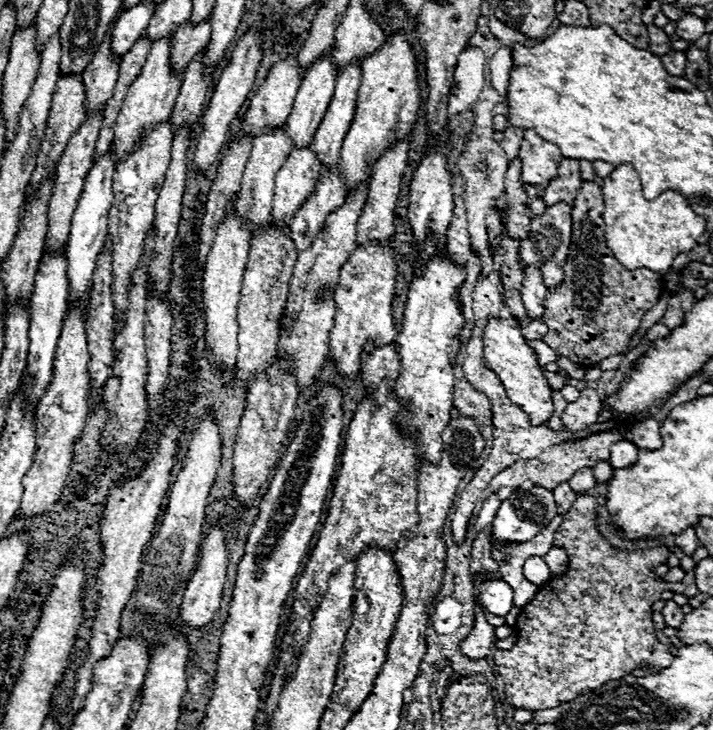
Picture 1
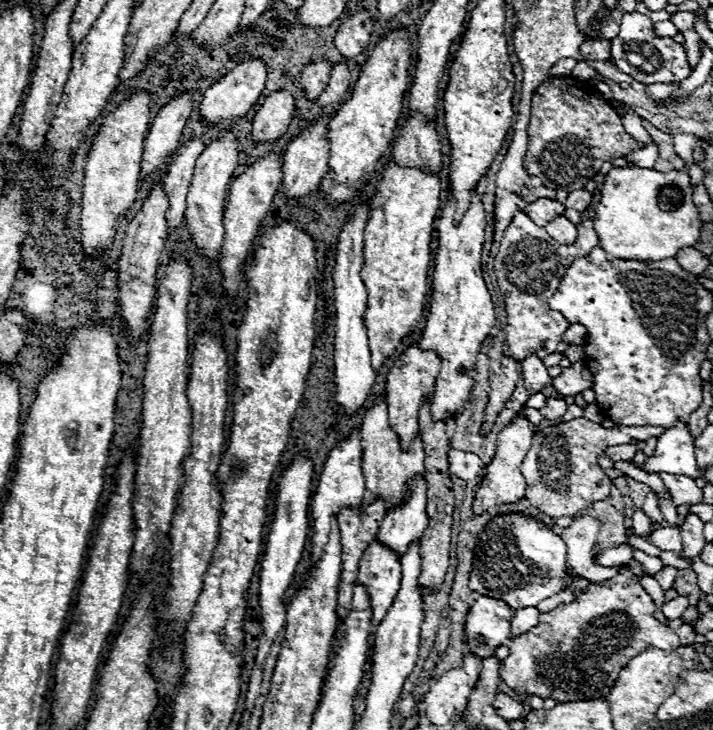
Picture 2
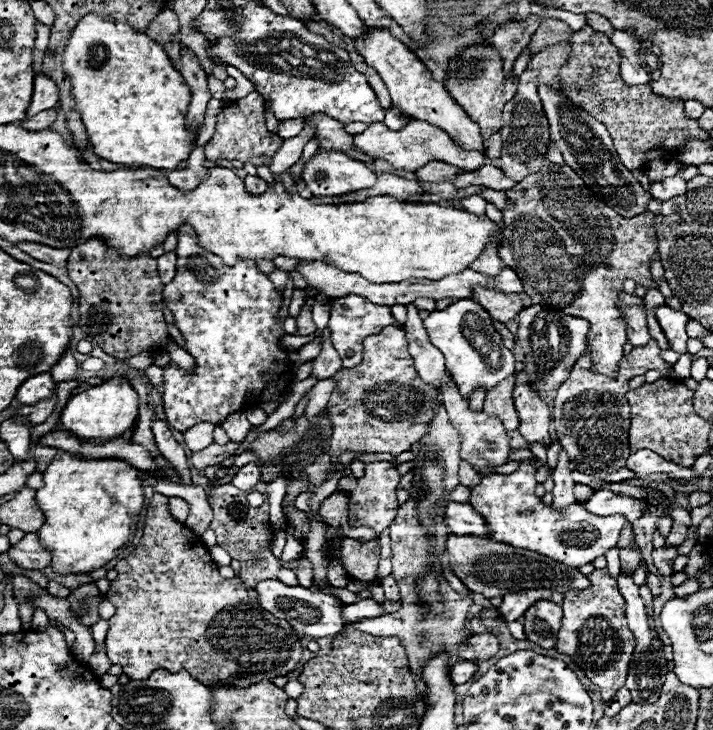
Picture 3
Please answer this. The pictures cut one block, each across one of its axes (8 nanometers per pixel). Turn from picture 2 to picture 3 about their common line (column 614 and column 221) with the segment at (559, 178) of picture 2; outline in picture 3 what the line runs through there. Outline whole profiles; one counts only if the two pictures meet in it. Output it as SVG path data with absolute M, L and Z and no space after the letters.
M250 92L246 98L234 100L226 108L222 108L216 132L212 140L204 146L208 160L240 160L240 162L252 162L254 166L270 166L272 156L280 148L282 138L274 132L268 132L264 122L264 100L258 92Z

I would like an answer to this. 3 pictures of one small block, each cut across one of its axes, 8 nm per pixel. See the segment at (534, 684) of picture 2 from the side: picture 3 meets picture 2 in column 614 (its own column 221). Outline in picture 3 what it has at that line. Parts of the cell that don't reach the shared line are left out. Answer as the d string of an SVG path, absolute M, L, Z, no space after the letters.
M154 494L152 500L150 500L150 506L148 506L148 512L146 512L146 526L144 526L144 536L140 540L140 546L130 554L126 556L124 560L120 560L116 564L116 570L118 570L118 578L110 582L110 588L108 592L102 596L104 600L112 602L116 606L116 614L108 620L110 622L110 630L106 634L106 652L108 652L108 658L114 662L114 664L122 664L124 672L130 676L130 680L146 680L154 670L158 668L166 668L170 672L178 672L178 670L188 670L196 680L200 680L202 684L210 686L214 684L216 680L220 680L222 684L228 684L228 686L240 686L240 688L246 688L250 684L256 684L256 682L262 682L262 680L272 680L276 676L282 676L282 674L288 674L292 670L296 670L298 662L302 660L302 644L300 644L300 636L296 634L296 630L286 622L286 620L280 620L280 618L274 618L270 612L264 612L264 608L260 608L258 600L250 598L248 596L248 590L244 588L244 582L240 578L232 578L232 580L224 580L218 572L218 566L214 564L214 560L210 558L210 552L208 548L204 546L202 538L198 534L194 534L192 530L188 530L184 524L176 522L168 510L168 496L164 494Z

